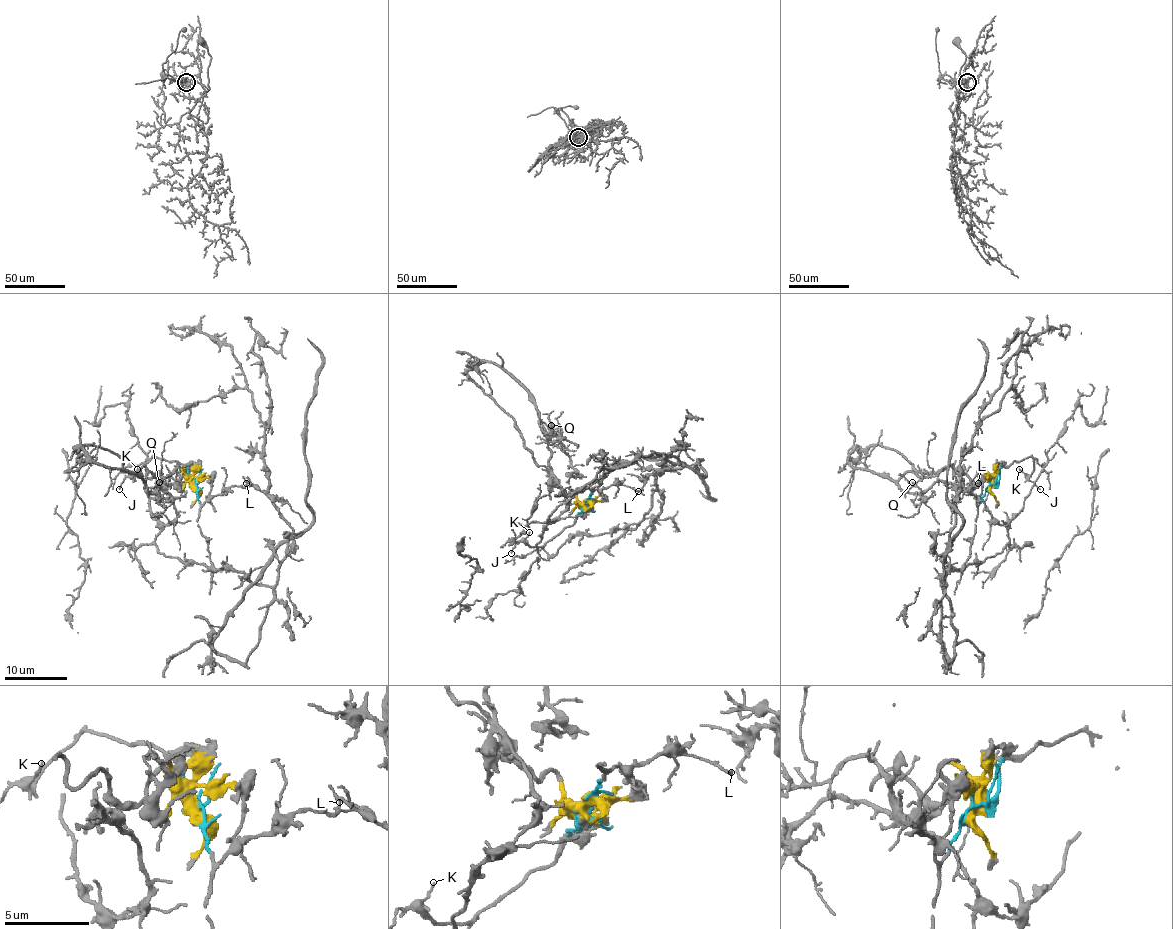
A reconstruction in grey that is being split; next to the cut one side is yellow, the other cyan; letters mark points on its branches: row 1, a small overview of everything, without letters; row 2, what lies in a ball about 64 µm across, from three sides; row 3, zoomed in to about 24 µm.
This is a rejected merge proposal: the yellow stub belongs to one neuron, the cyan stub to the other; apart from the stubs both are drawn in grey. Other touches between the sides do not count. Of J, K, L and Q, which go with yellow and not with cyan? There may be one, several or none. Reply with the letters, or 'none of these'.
Q

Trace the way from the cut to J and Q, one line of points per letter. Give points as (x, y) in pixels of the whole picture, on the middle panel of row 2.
J: (586, 505), (572, 525), (540, 547), (515, 542), (511, 553)
Q: (584, 505), (575, 492), (567, 492), (551, 470), (548, 462), (550, 448), (539, 422), (551, 425)

